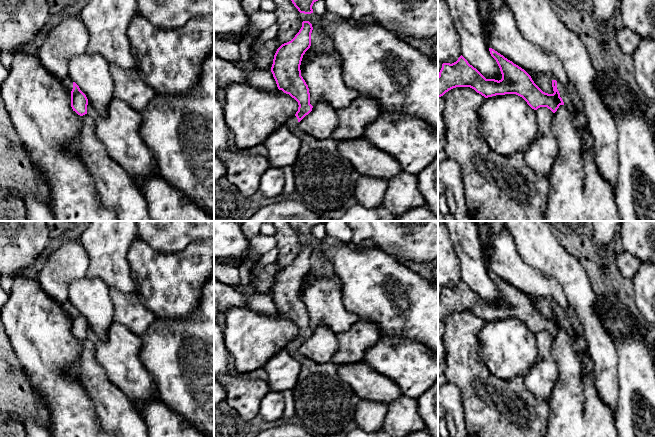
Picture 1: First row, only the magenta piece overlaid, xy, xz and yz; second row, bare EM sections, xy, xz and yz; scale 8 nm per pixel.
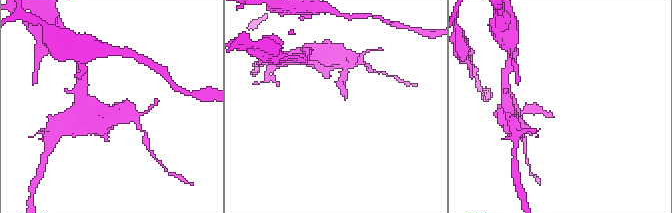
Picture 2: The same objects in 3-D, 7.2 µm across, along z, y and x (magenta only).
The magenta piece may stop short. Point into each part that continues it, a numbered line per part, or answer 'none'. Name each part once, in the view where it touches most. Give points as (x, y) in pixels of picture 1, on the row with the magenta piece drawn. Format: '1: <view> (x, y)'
1: yz (570, 96)

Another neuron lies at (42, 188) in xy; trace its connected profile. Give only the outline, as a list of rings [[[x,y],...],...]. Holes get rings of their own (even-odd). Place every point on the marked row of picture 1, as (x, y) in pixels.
[[[34,168],[34,178],[35,185],[37,187],[37,192],[43,198],[43,202],[48,204],[50,202],[50,192],[44,174],[41,171]]]

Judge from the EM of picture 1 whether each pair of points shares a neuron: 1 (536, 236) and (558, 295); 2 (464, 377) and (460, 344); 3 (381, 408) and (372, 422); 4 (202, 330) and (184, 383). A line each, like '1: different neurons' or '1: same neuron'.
1: different neurons
2: same neuron
3: same neuron
4: same neuron

